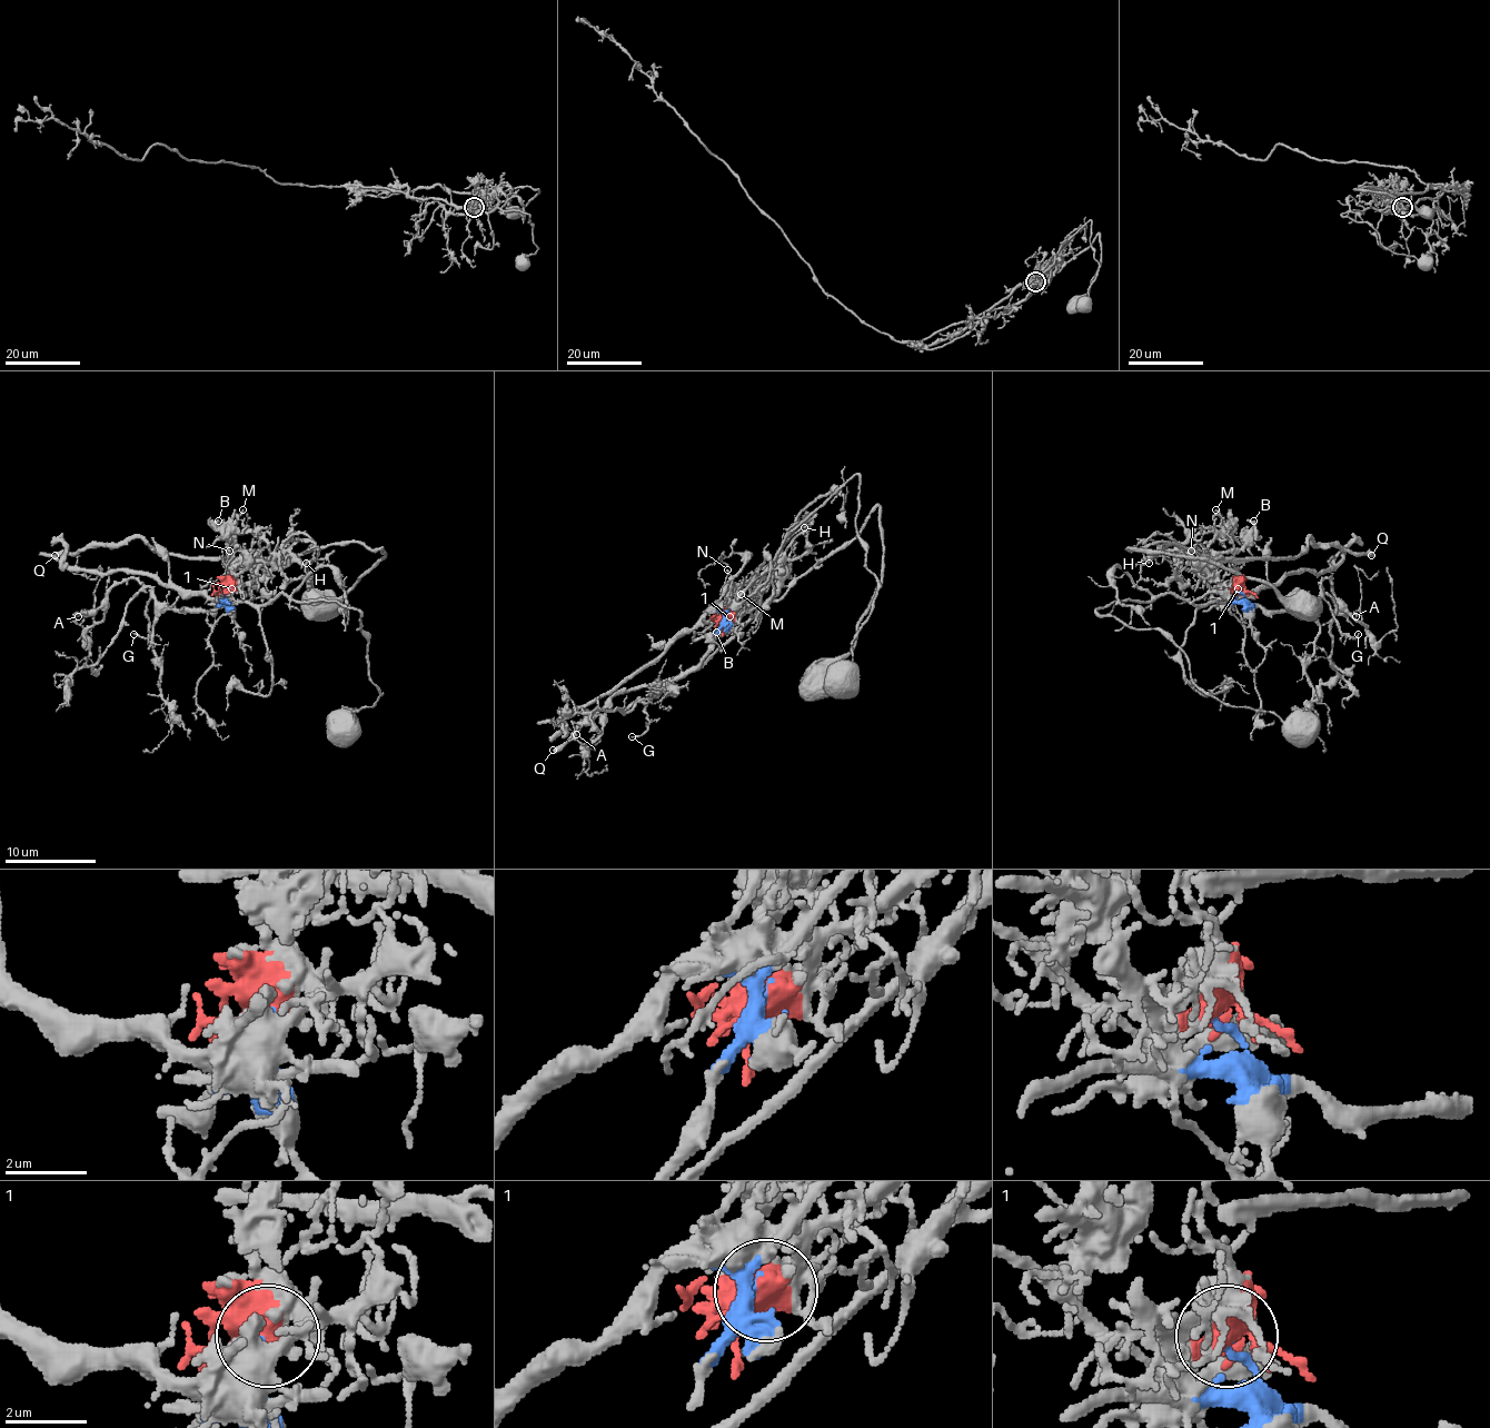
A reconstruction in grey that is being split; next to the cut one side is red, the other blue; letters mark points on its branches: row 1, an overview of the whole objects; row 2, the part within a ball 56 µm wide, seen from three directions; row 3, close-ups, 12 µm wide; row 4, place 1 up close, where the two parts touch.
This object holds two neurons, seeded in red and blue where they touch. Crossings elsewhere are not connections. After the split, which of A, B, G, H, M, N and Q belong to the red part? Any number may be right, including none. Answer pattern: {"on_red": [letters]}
{"on_red": ["B", "H", "M", "N", "Q"]}

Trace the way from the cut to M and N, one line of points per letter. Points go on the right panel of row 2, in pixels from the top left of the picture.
M: (1244, 593), (1244, 582), (1233, 565), (1233, 547), (1222, 532), (1222, 515), (1215, 508)
N: (1244, 593), (1238, 569), (1227, 569), (1211, 556), (1204, 563), (1190, 549)

